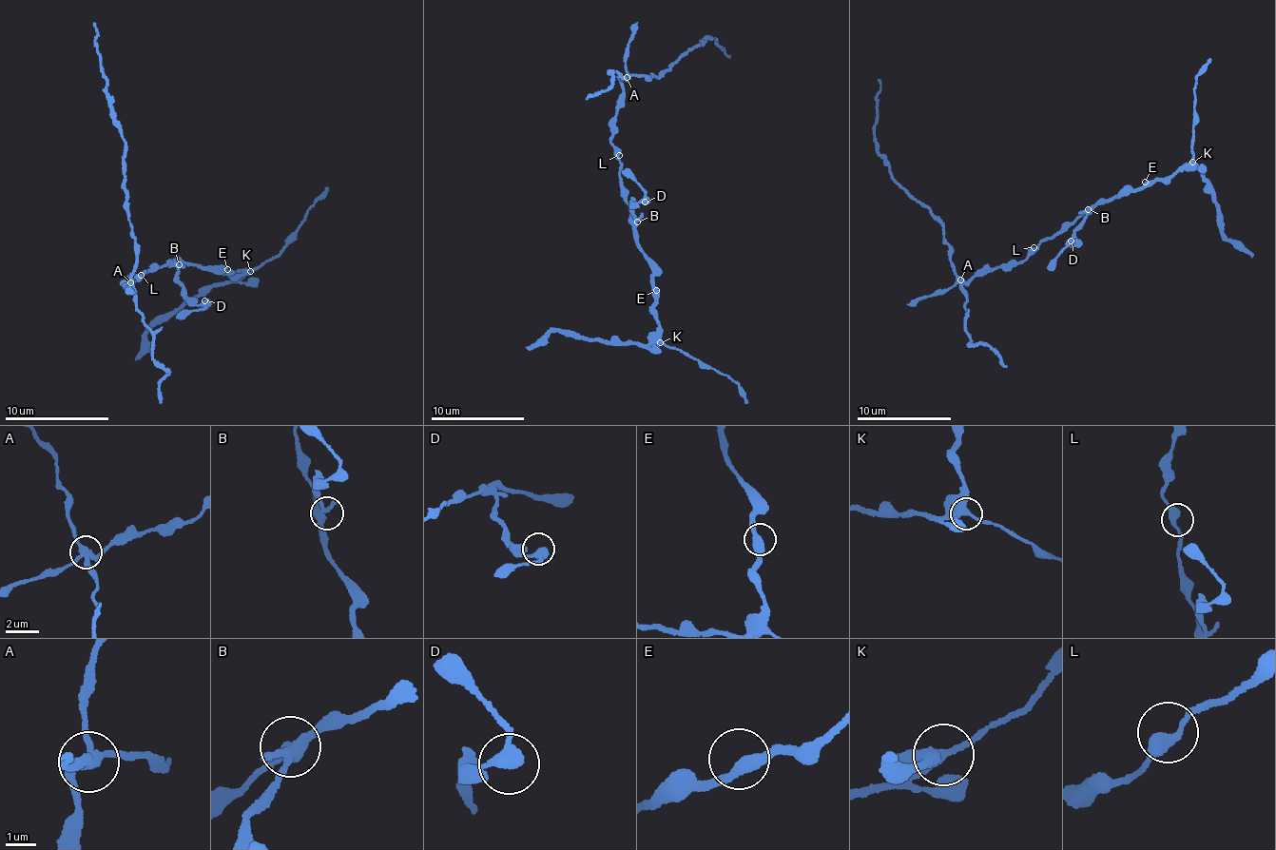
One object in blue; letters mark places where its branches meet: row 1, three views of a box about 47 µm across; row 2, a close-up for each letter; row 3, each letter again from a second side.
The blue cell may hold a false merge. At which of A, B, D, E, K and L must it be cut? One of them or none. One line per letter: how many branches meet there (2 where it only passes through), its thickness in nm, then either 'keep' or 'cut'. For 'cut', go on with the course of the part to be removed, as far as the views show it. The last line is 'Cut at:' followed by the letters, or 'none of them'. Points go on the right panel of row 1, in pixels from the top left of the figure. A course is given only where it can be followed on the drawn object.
A: 4 branches meet; 320 nm thick; cut; foreign part runs (960, 280), (942, 222), (896, 180), (890, 164), (879, 152), (874, 125), (879, 79)
B: 4 branches meet; 280 nm thick; keep
D: 2 branches meet; 360 nm thick; keep
E: 2 branches meet; 400 nm thick; keep
K: 2 branches meet; 440 nm thick; keep
L: 2 branches meet; 360 nm thick; keep
Cut at: A

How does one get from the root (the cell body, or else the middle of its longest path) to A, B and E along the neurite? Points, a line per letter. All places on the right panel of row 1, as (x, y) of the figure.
A: (1034, 250), (1016, 263), (985, 269), (966, 282), (960, 280)
B: (1034, 250), (1041, 242), (1087, 214), (1088, 209)
E: (1034, 250), (1046, 240), (1089, 214), (1098, 202), (1139, 190), (1145, 182)

